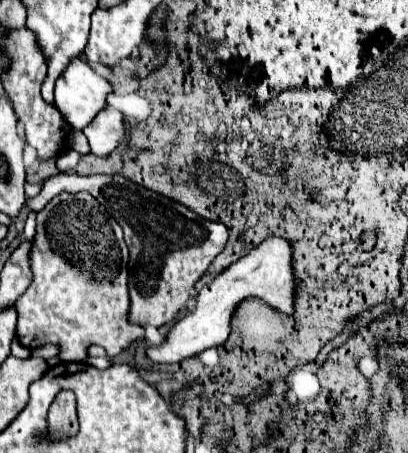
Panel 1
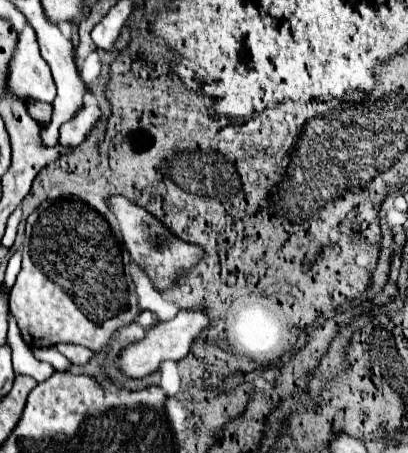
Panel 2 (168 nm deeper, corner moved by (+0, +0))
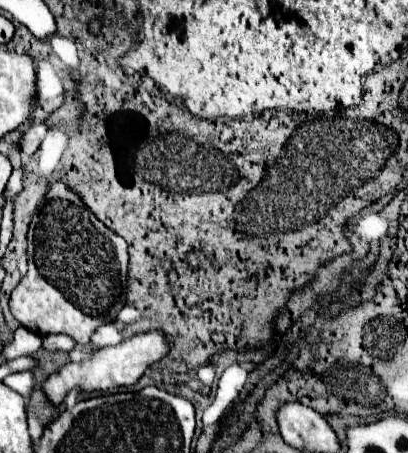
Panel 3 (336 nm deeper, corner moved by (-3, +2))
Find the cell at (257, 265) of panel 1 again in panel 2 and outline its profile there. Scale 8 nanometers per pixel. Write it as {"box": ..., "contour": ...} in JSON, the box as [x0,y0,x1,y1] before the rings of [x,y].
{"box":[116,307,208,379],"contour":[[[202,307],[196,309],[196,311],[178,311],[176,317],[168,319],[168,321],[160,321],[152,329],[148,329],[144,339],[124,347],[120,351],[116,367],[126,377],[132,377],[132,379],[146,377],[146,375],[154,373],[162,361],[180,361],[180,359],[184,359],[188,355],[188,351],[190,351],[192,341],[198,337],[198,333],[204,327],[208,327],[208,317],[206,317]]]}

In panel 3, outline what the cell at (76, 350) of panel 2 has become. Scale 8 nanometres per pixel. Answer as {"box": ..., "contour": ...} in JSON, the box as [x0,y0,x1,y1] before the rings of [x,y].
{"box":[43,335,75,351],"contour":[[[47,335],[43,337],[43,347],[47,351],[71,351],[75,347],[75,339],[69,335]]]}

